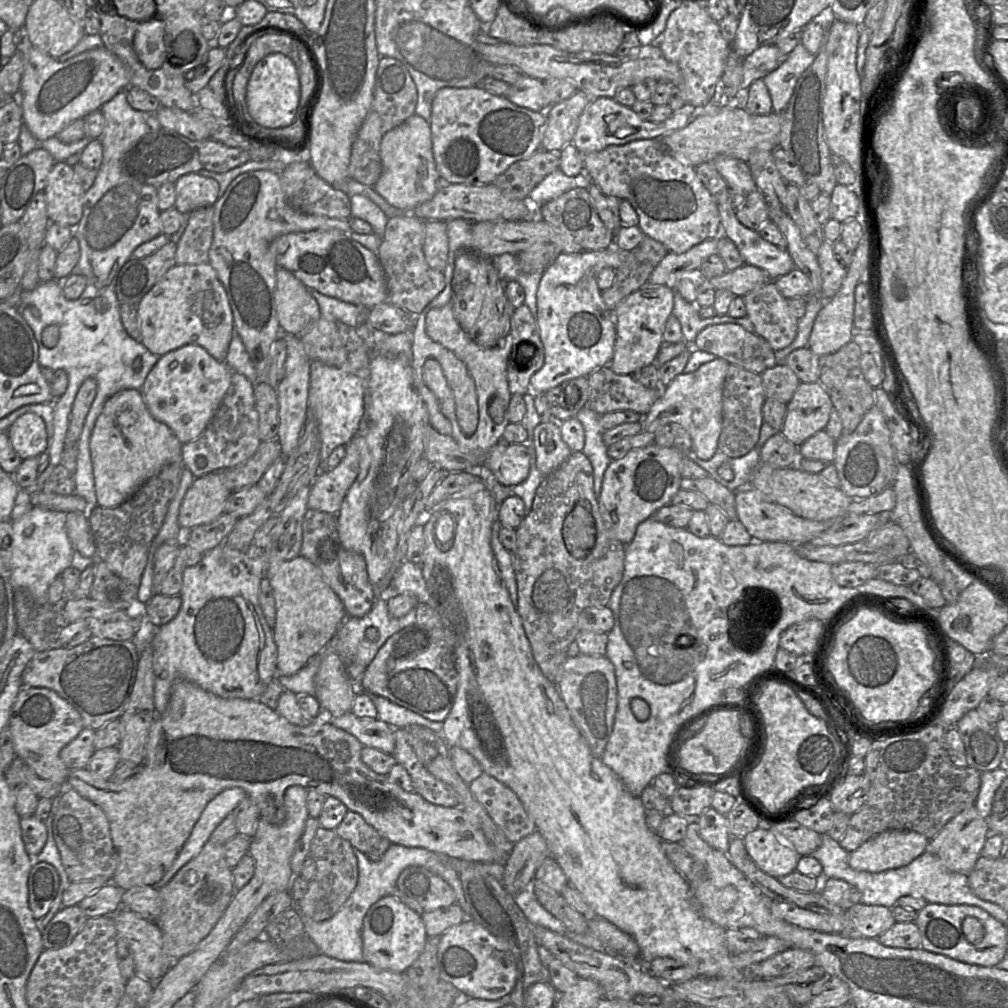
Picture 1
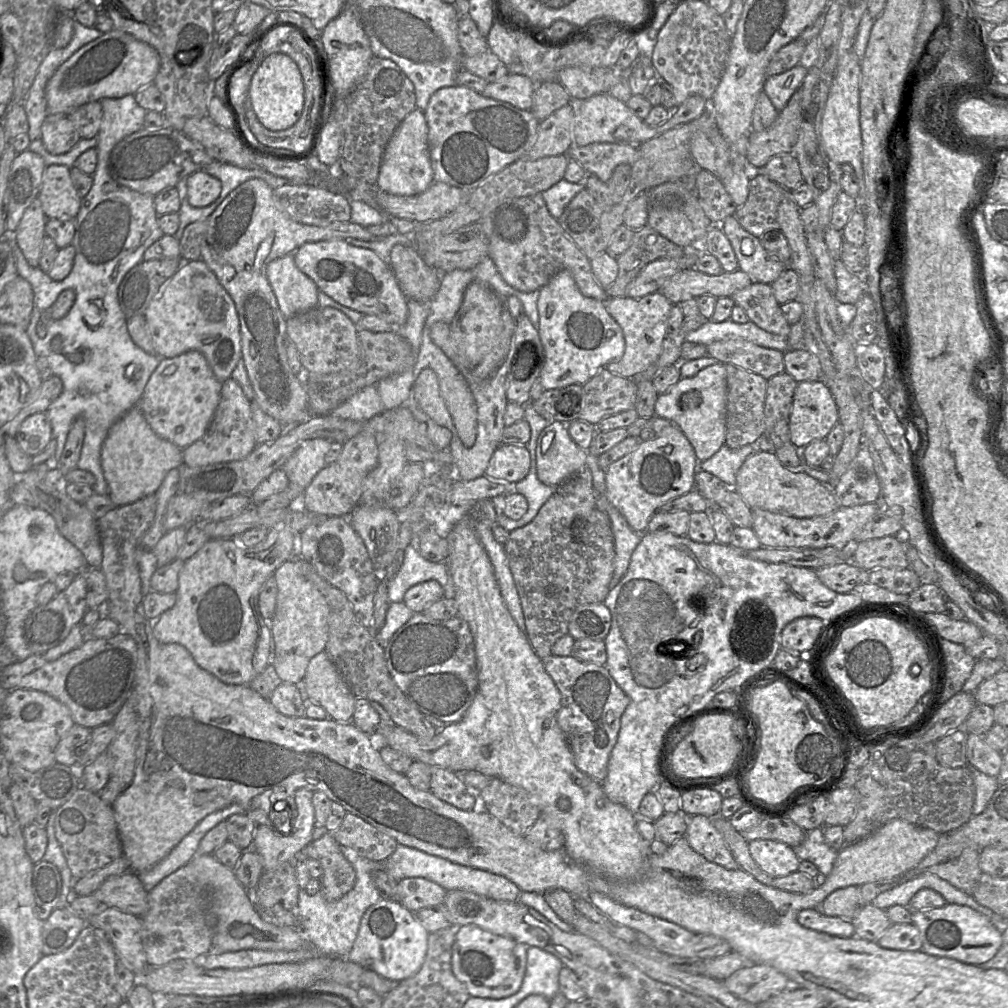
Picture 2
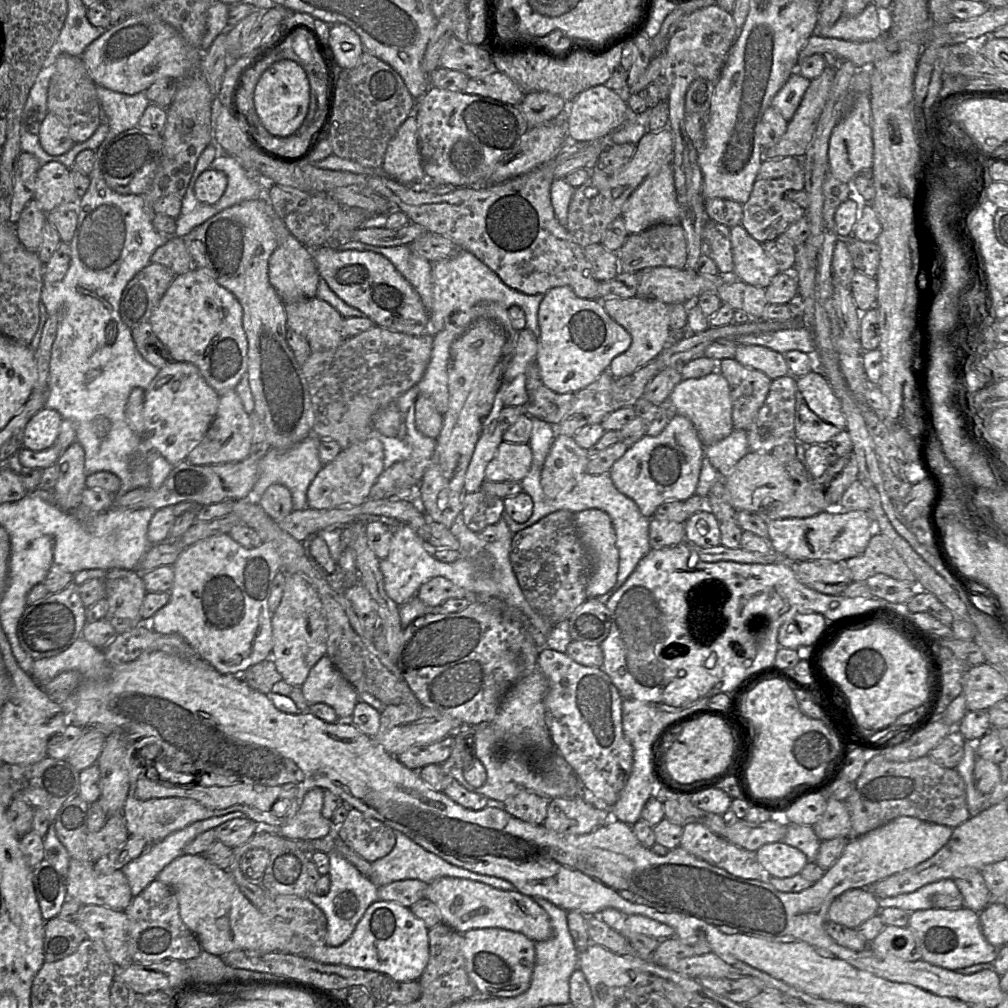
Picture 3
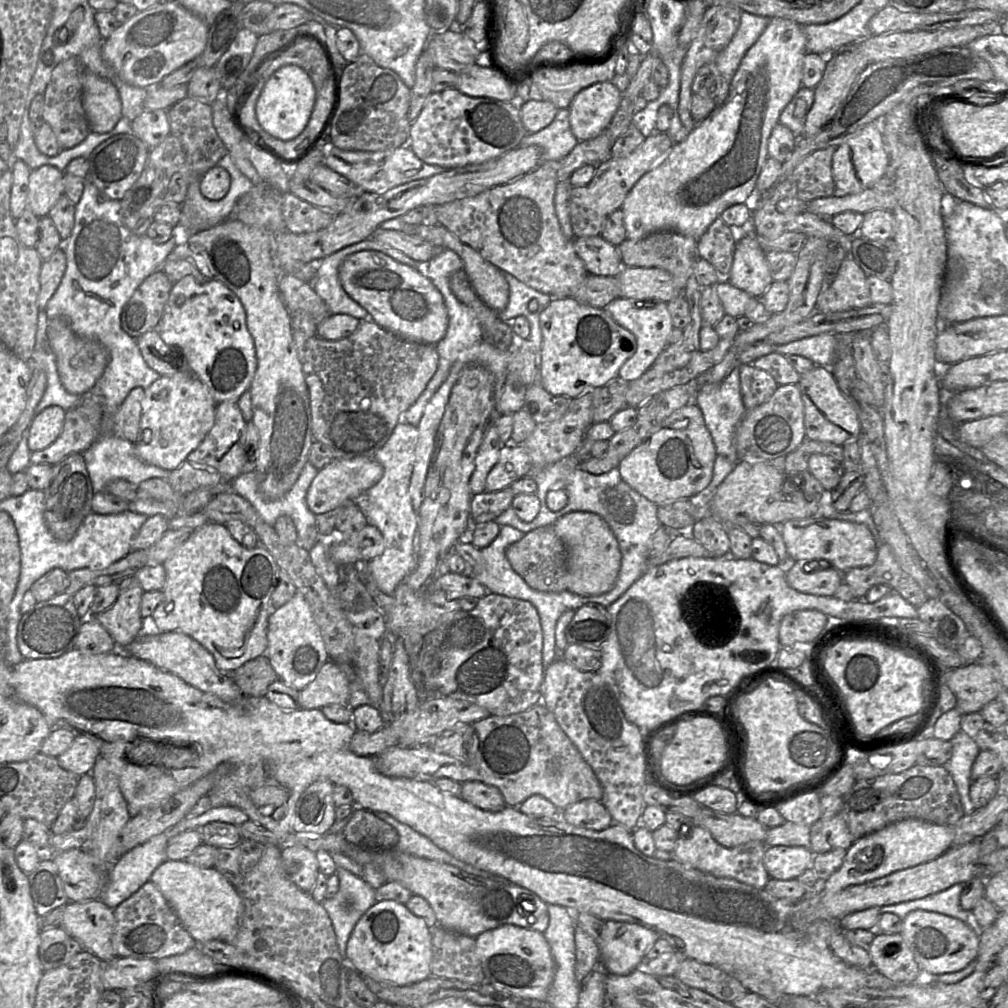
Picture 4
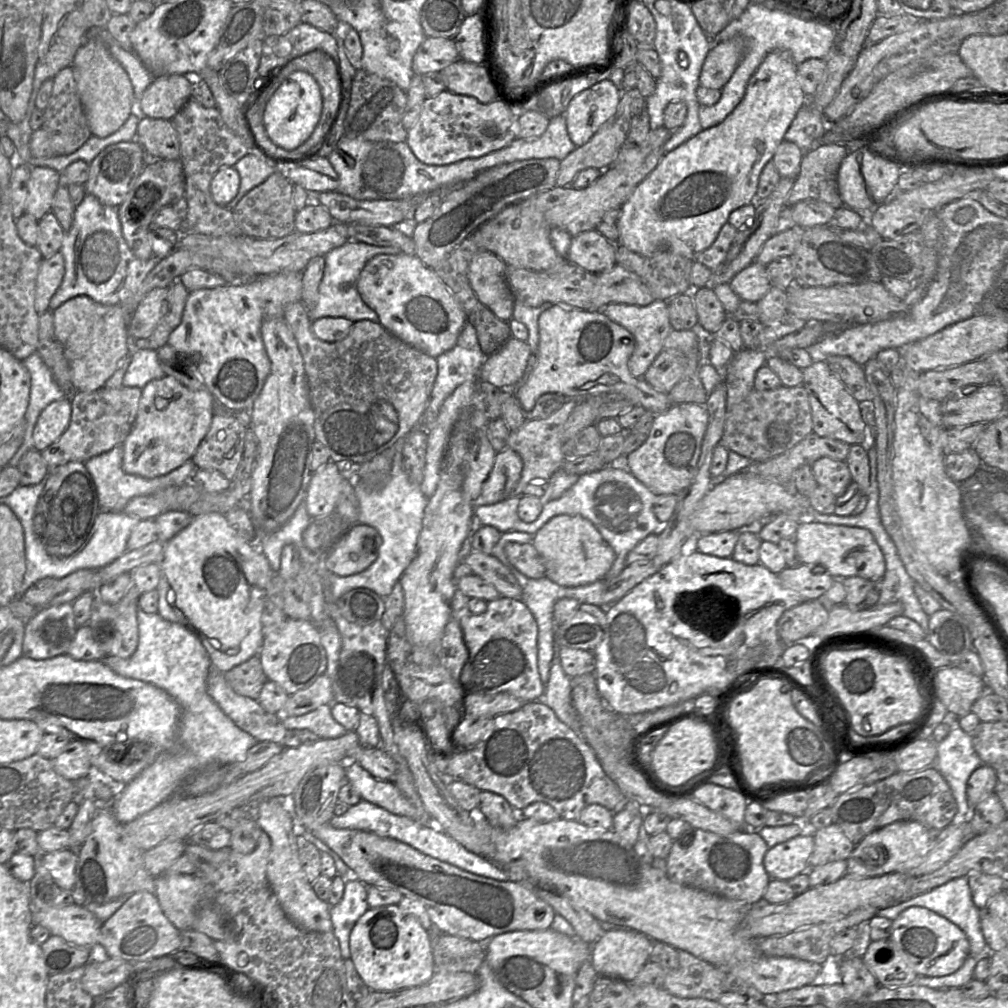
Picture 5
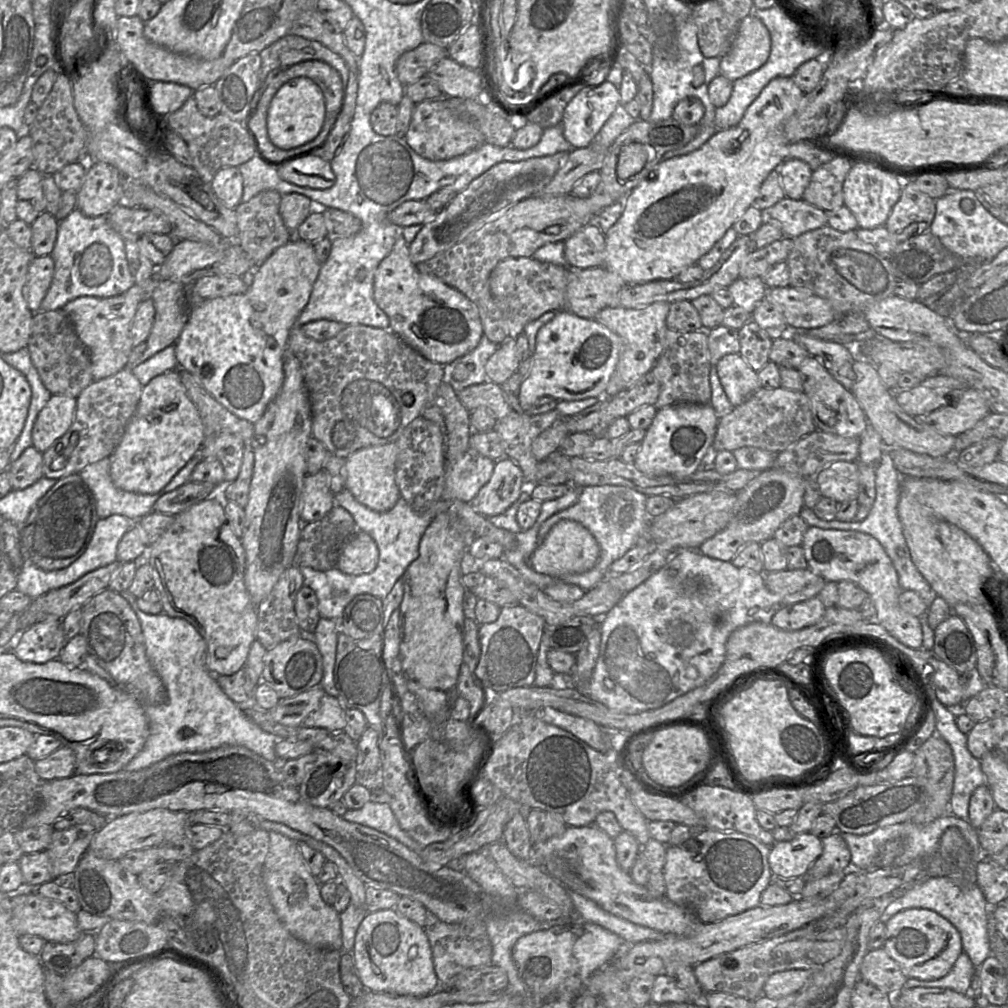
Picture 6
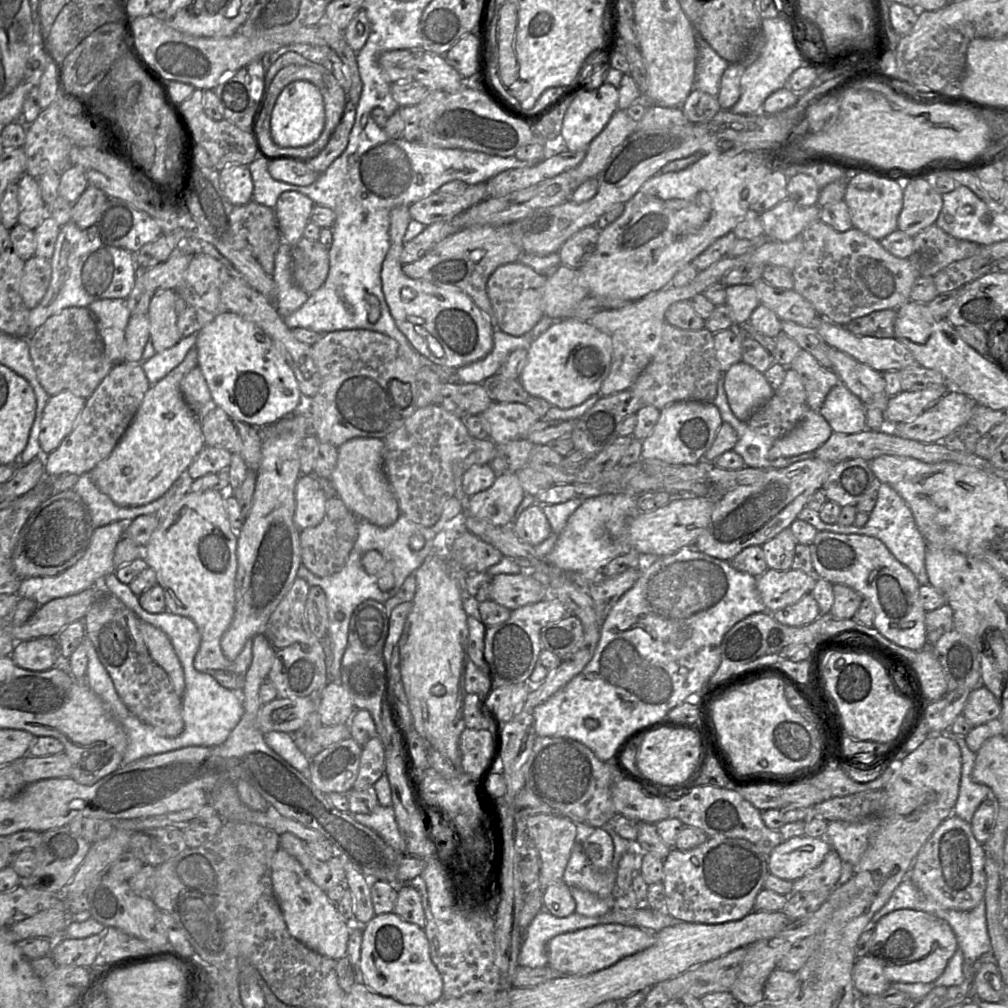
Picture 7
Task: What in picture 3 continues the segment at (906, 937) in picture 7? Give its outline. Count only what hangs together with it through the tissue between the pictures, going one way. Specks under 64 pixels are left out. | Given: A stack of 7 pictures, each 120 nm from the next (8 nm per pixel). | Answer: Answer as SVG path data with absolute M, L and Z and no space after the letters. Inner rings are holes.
M966 907L911 912L908 927L920 946L921 959L948 970L956 971L974 964L992 963L998 953L998 948L988 943L984 937L978 913Z

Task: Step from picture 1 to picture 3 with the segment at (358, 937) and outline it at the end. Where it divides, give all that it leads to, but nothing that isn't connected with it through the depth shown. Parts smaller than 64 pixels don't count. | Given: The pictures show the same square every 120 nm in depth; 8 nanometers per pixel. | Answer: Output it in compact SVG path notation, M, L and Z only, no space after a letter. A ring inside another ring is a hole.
M338 852L327 853L329 856L330 890L325 896L308 893L307 898L323 911L327 918L326 945L338 947L353 934L358 922L366 910L379 900L378 889L369 878L364 877L354 865Z

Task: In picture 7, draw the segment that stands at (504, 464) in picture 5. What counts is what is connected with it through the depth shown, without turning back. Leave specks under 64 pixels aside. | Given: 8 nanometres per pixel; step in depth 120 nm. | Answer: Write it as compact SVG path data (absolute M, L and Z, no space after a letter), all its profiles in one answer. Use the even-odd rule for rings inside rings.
M516 473L498 474L489 488L469 497L468 513L495 526L511 525L525 494Z

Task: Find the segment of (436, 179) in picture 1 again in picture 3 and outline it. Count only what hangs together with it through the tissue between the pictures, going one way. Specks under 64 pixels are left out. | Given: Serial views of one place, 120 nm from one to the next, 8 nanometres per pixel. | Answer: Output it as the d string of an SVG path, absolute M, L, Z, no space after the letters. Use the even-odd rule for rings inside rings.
M410 115L388 144L382 164L384 174L410 187L427 182L418 147L417 121Z

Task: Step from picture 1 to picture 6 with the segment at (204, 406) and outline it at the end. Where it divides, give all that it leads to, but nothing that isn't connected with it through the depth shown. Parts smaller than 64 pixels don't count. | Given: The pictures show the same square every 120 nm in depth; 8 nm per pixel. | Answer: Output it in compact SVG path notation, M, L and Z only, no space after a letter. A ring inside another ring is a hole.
M179 369L155 376L143 386L137 408L109 456L111 480L125 491L157 493L192 456L199 454L203 440L200 414L181 382Z

